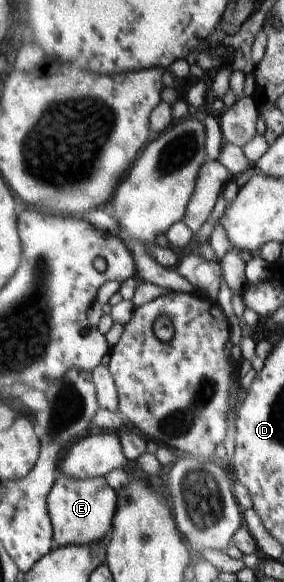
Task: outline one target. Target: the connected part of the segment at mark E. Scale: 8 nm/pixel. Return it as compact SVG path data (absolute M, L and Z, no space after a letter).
M61 473L54 489L47 495L47 508L54 525L54 539L60 548L88 546L94 542L107 544L114 533L118 493L107 485L103 477L74 480Z

